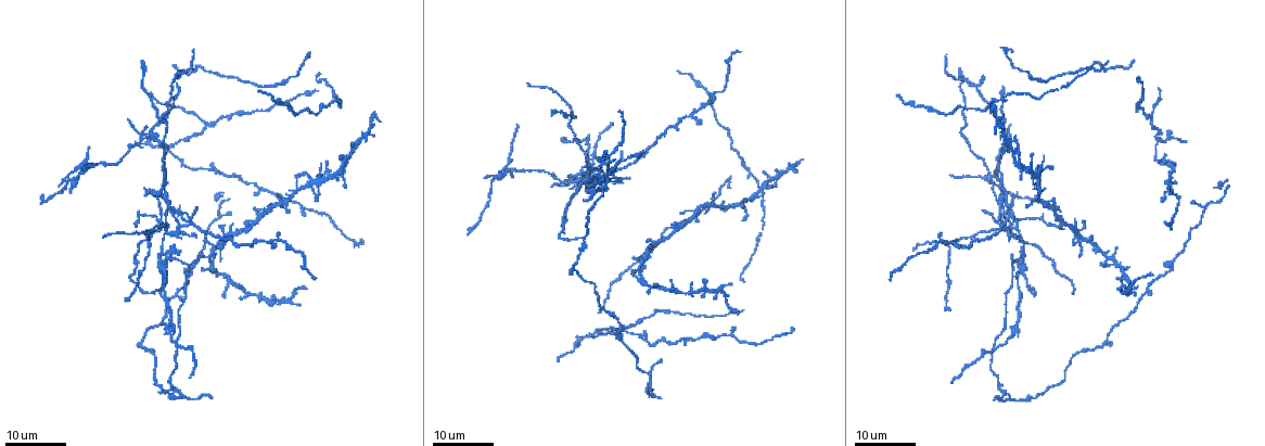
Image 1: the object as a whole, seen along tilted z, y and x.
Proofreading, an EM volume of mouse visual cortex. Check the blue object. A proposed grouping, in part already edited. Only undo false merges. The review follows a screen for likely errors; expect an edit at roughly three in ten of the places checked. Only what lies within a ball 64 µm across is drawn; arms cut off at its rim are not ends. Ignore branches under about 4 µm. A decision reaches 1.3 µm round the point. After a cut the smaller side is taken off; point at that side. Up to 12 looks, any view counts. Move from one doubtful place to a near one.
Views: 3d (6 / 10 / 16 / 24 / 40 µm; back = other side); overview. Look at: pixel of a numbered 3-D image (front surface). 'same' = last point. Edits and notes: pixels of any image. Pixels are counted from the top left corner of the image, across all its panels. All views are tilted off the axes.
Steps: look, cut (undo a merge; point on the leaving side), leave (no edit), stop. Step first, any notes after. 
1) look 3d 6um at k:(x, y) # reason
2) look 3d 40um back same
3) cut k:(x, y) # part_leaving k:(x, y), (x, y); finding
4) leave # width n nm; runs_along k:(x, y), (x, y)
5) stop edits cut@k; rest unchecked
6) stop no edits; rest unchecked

look 3d 16um at 1:(208, 122) # branch point

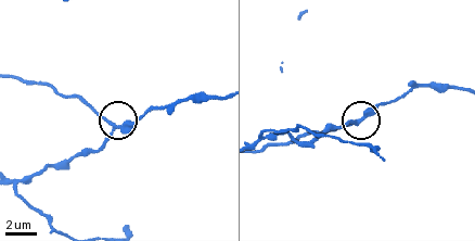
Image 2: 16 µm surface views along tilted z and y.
look 3d 6um at 2:(364, 117)

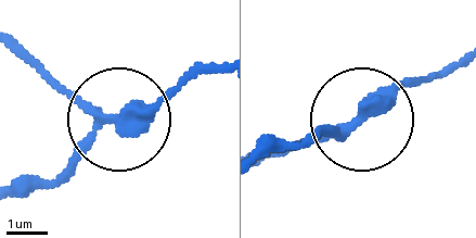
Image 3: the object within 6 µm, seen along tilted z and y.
leave # runs_along 3:(18, 192), (116, 117), (81, 104), (23, 47); all the same neuron

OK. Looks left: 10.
look 3d 16um at 1:(596, 332) # two arms at a narrow angle

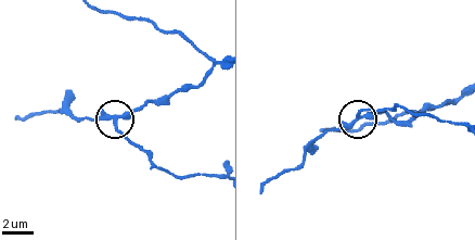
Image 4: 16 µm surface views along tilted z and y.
look 3d 10um at 4:(117, 117)

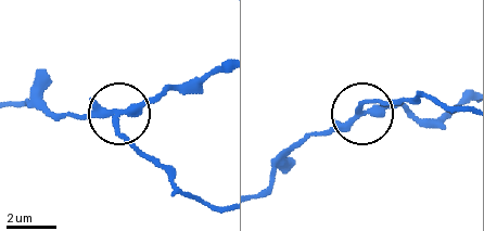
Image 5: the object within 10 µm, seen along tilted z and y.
cut 5:(135, 150) # arms 4; part_leaving 5:(114, 119), (176, 185), (219, 205); two neurons meet here

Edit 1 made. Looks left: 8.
look 3d 24um at 1:(260, 297) # side arm on a straight run

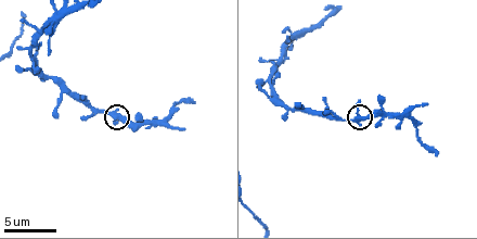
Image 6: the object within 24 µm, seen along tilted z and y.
look 3d 10um at 6:(357, 118)

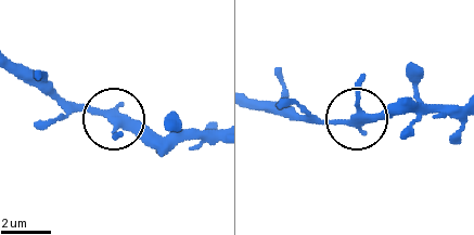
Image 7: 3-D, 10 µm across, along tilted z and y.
leave # all the same neuron

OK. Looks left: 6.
look 3d 16um at 1:(1169, 269)

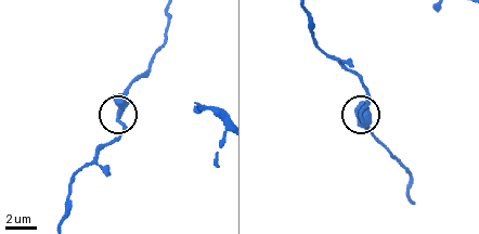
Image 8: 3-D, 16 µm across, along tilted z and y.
look 3d 6um at 8:(361, 119)

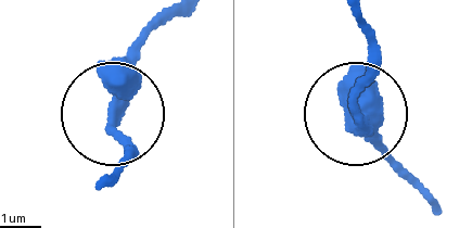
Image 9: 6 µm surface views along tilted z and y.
leave # side_arm 21 um; continuous, no second neuron

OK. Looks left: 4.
stop edits cut@5; rest unchecked

